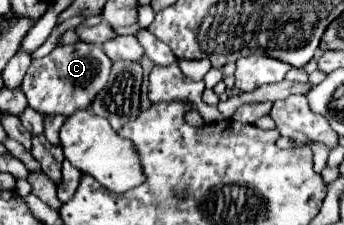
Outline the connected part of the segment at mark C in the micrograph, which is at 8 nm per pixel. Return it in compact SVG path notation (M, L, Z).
M86 42L64 44L64 46L56 46L48 56L32 60L20 88L26 94L28 104L40 114L70 116L72 112L90 106L94 96L106 86L110 68L112 68L112 60L104 54L100 46Z

